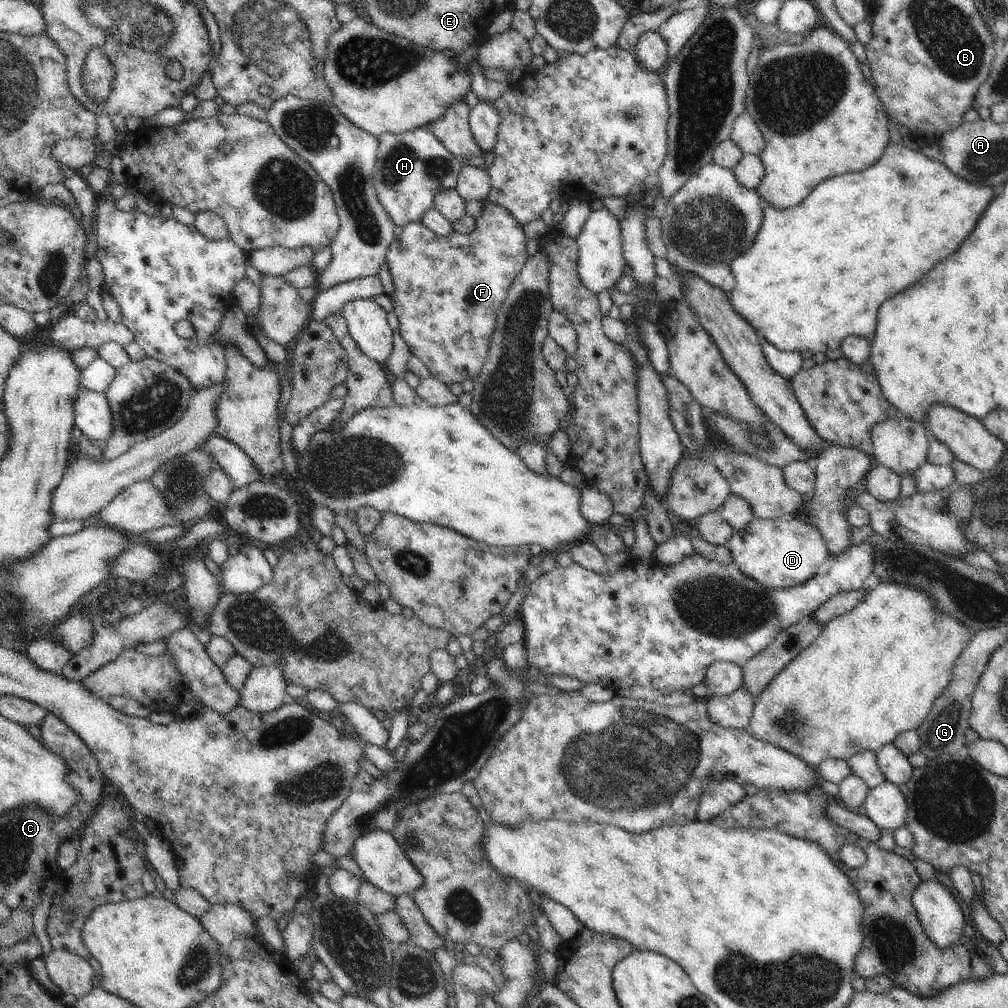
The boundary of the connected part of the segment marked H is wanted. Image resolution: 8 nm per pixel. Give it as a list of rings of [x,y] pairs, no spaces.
[[[427,126],[414,129],[407,133],[382,133],[379,137],[379,149],[373,170],[374,186],[378,198],[384,205],[390,218],[398,229],[412,221],[419,221],[421,216],[433,207],[435,194],[441,190],[452,190],[457,187],[457,178],[462,163],[434,136]]]

